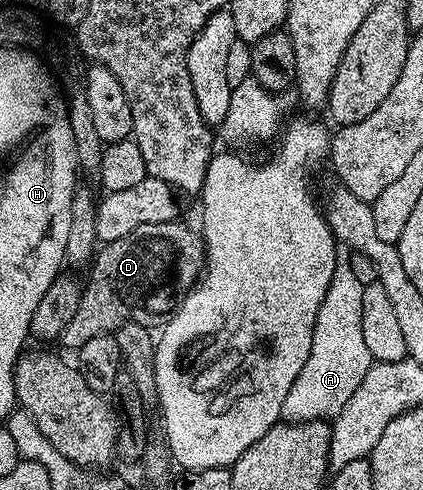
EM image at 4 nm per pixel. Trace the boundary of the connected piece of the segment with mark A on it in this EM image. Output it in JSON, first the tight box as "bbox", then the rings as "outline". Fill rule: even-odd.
{"bbox":[283,247,375,422],"outline":[[[345,247],[336,251],[336,271],[328,285],[328,295],[320,303],[320,315],[316,315],[312,351],[308,351],[308,363],[304,363],[300,375],[296,375],[296,383],[292,383],[292,391],[284,399],[283,422],[326,421],[337,417],[375,364],[364,343],[364,291],[352,271],[351,256],[351,250]]]}

